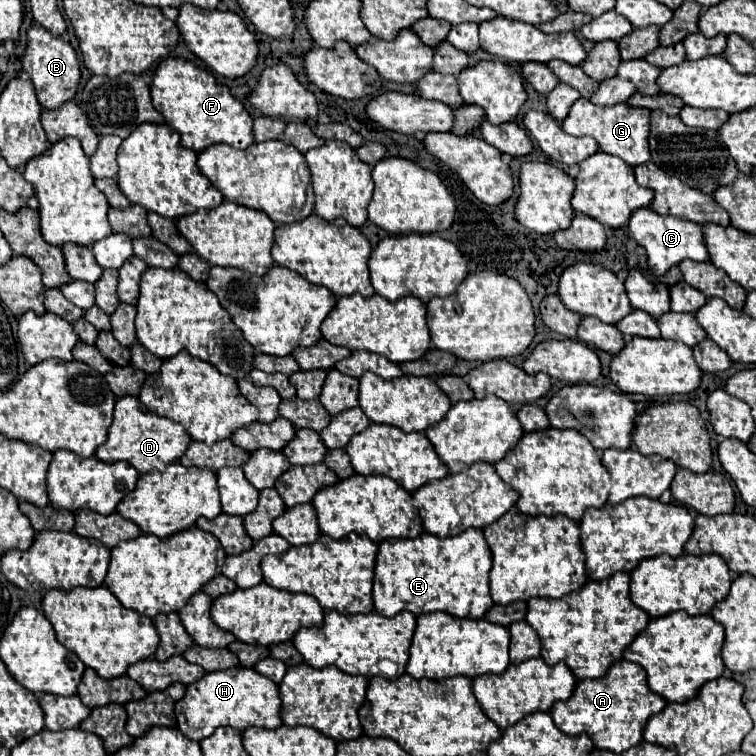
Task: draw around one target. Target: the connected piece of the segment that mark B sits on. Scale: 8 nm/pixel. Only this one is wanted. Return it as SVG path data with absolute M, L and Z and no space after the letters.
M32 25L28 29L28 47L22 57L22 67L32 77L38 101L44 109L58 109L60 105L70 101L78 91L82 73L80 73L80 61L74 47L40 25Z

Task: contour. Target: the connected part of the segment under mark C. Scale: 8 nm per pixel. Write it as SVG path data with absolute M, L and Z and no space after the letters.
M650 207L638 209L632 213L630 223L628 223L630 237L638 241L638 245L646 247L646 257L648 257L648 267L652 269L652 277L658 279L662 277L672 265L678 265L684 259L692 261L710 261L706 243L704 243L704 233L702 227L696 223L690 223L688 219L682 217L664 217L654 213Z

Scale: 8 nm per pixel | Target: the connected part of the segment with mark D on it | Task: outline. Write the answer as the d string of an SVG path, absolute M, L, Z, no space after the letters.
M122 397L116 401L114 407L114 421L110 427L108 441L98 447L96 457L106 463L128 461L134 469L138 469L138 473L162 471L166 469L166 465L178 461L182 453L186 453L190 441L192 441L190 435L176 421L170 421L166 417L148 411L138 401L138 397Z

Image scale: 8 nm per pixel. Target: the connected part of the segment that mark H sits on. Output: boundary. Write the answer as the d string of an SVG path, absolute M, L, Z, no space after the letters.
M232 667L226 671L212 671L206 673L200 681L186 687L186 695L180 701L178 715L178 729L192 741L202 741L214 733L216 727L228 725L234 729L244 731L246 727L264 727L264 729L278 729L282 725L280 719L280 693L278 685L268 677L256 673L248 667Z

